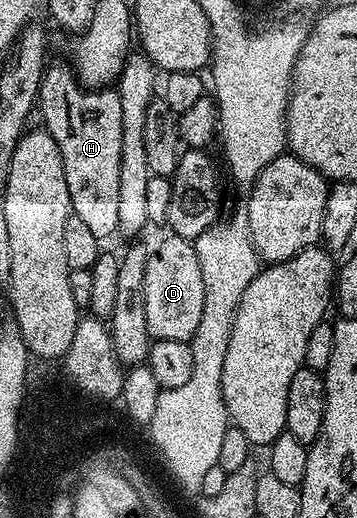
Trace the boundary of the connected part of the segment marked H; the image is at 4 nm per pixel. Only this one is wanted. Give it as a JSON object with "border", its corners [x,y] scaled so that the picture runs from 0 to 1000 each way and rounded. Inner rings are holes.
{"border":[[[146,122],[123,137],[109,168],[106,222],[120,222],[118,245],[160,274],[171,290],[171,313],[182,328],[182,351],[193,359],[199,405],[207,417],[238,429],[241,440],[272,452],[280,467],[300,467],[333,446],[328,409],[339,369],[339,189],[319,168],[246,170],[235,166],[196,122]]]}

